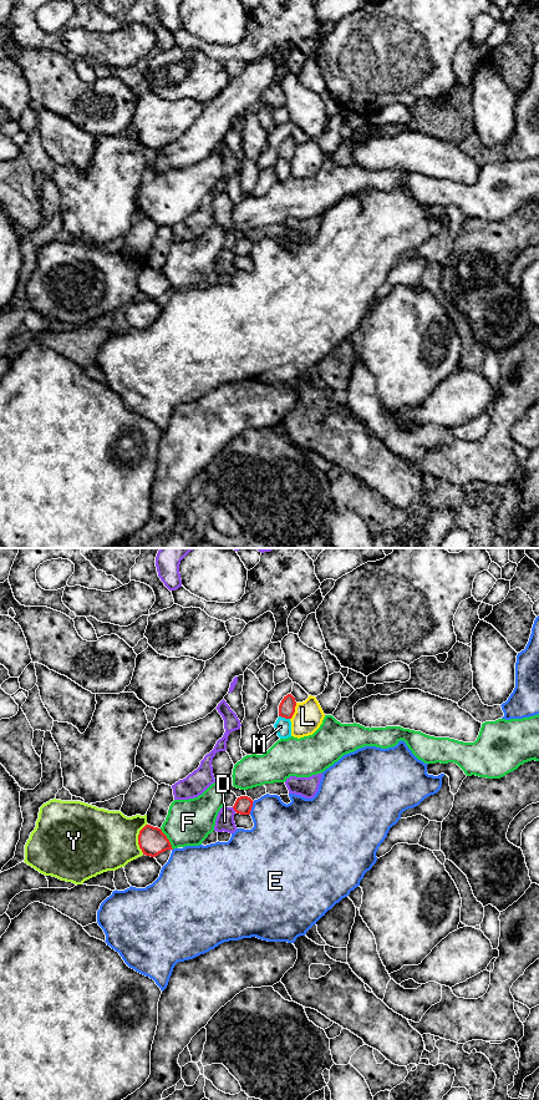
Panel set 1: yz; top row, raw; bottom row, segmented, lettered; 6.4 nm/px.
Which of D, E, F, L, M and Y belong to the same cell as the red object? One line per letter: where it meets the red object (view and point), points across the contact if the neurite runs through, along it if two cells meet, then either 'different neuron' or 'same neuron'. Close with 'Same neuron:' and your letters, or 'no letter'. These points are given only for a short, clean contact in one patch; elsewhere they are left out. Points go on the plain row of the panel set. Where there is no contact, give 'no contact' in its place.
D: yz (234, 252) | different neuron
E: yz (252, 248) | along yz (254, 243), (249, 256) | different neuron
F: yz (167, 280) | different neuron
L: yz (294, 153) | different neuron
M: yz (284, 158) | different neuron
Y: yz (138, 280) | different neuron
Same neuron: no letter

